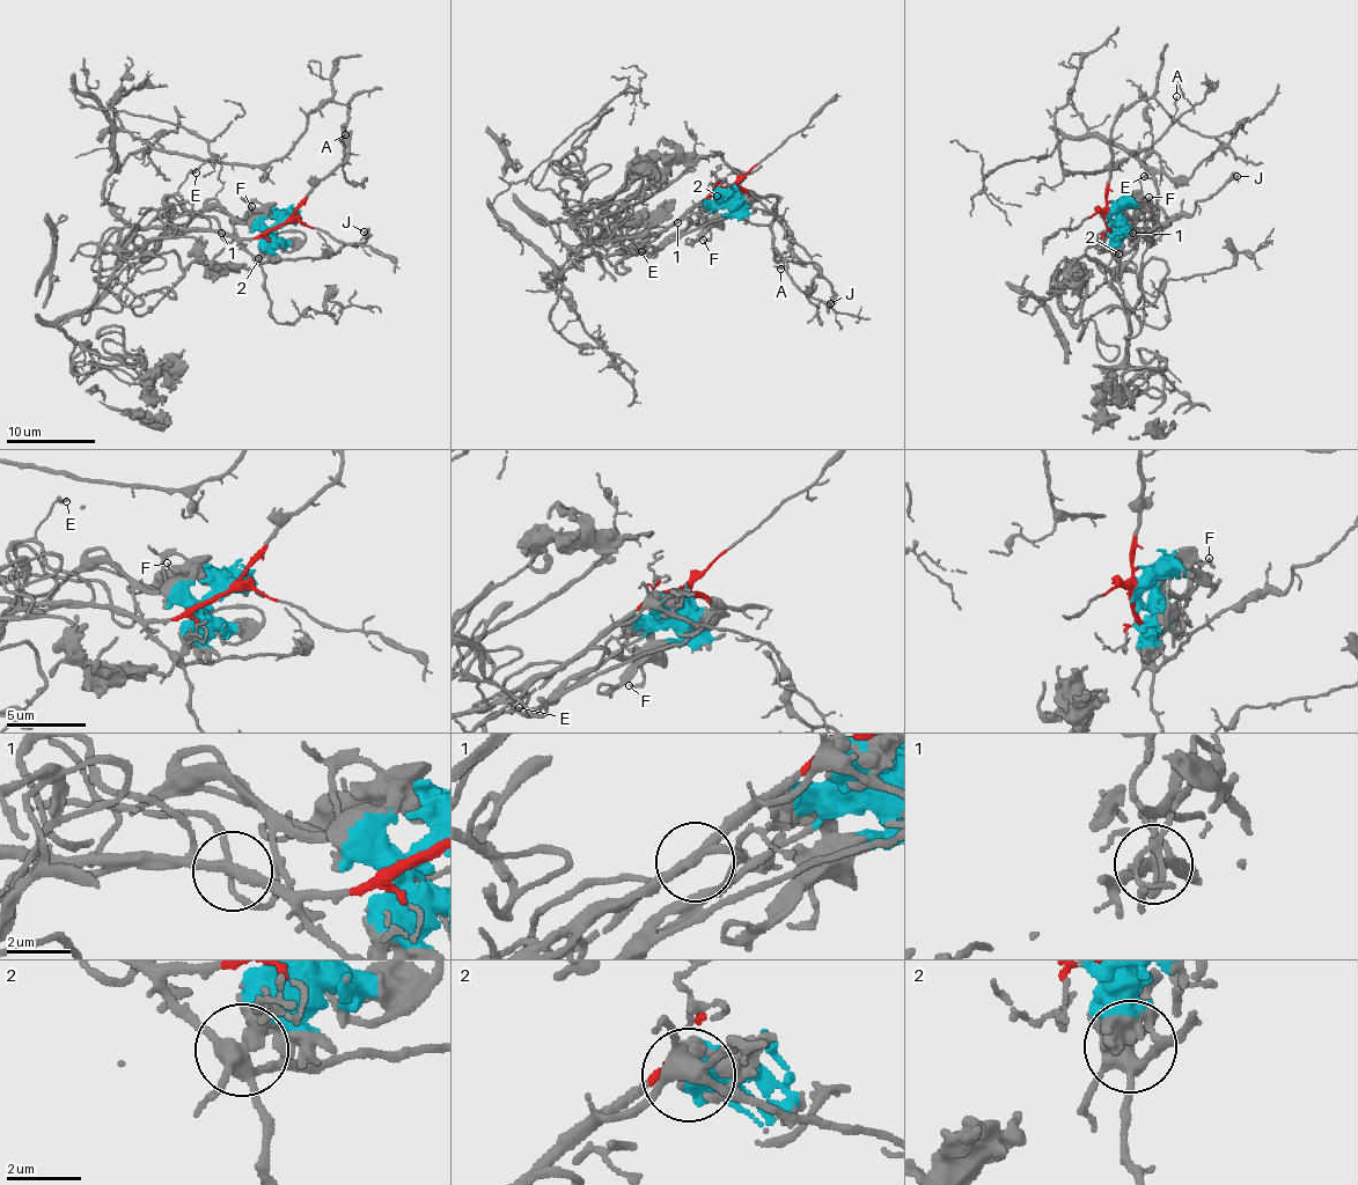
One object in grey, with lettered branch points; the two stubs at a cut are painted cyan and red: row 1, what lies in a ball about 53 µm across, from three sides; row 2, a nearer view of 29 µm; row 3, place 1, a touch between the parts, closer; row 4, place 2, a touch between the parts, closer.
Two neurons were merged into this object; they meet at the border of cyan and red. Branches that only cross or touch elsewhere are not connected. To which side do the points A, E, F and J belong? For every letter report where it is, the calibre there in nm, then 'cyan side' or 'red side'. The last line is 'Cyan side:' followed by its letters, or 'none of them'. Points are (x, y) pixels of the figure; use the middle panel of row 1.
A: at (780, 269); 90 nm thick; red side
E: at (641, 251); 240 nm thick; cyan side
F: at (703, 240); 140 nm thick; cyan side
J: at (830, 303); 360 nm thick; red side
Cyan side: E, F

